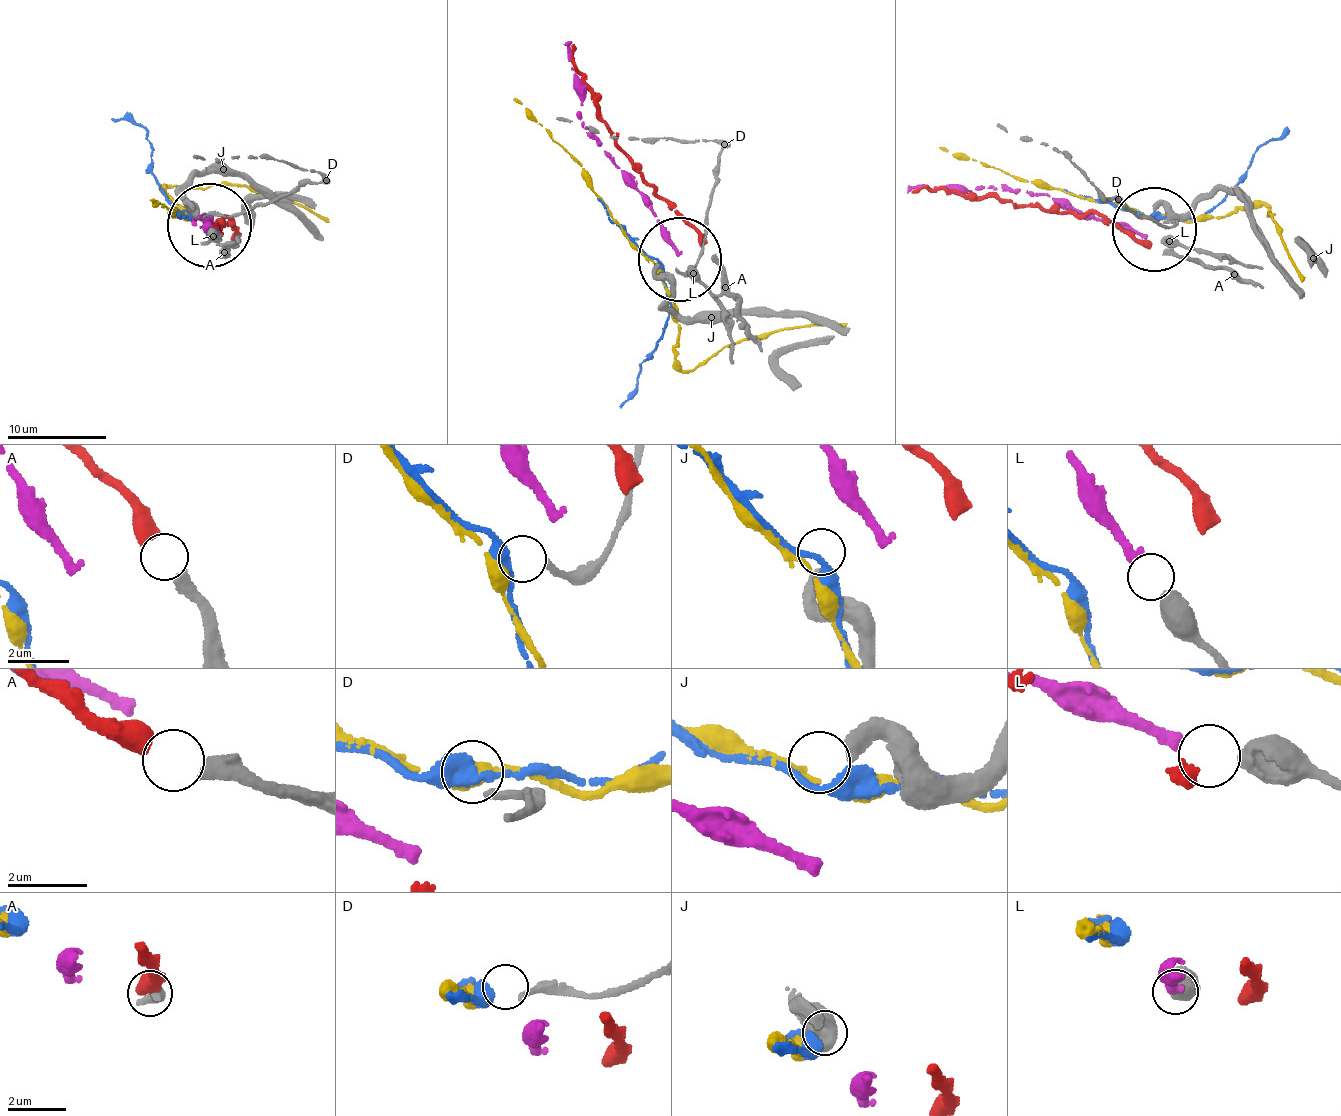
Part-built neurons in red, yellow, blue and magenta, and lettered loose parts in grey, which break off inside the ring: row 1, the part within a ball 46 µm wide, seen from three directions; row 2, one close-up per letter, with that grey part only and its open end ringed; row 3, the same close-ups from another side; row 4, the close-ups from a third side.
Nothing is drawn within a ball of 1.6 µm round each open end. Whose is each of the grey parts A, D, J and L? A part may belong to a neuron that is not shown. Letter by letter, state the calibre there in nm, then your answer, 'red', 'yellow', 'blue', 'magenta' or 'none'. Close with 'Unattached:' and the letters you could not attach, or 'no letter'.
A: 440 nm thick; red
D: 200 nm thick; none
J: 400 nm thick; none
L: 500 nm thick; magenta
Unattached: D, J

